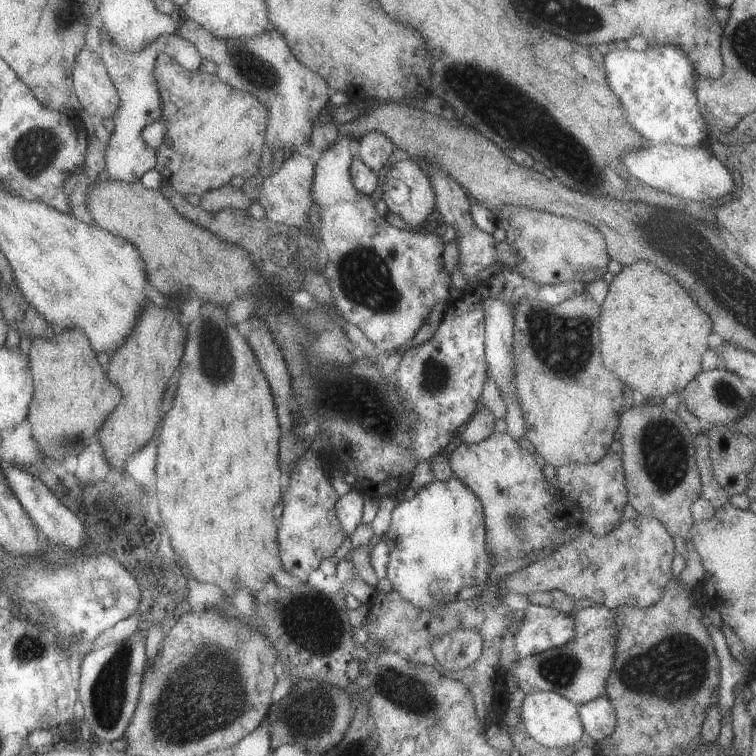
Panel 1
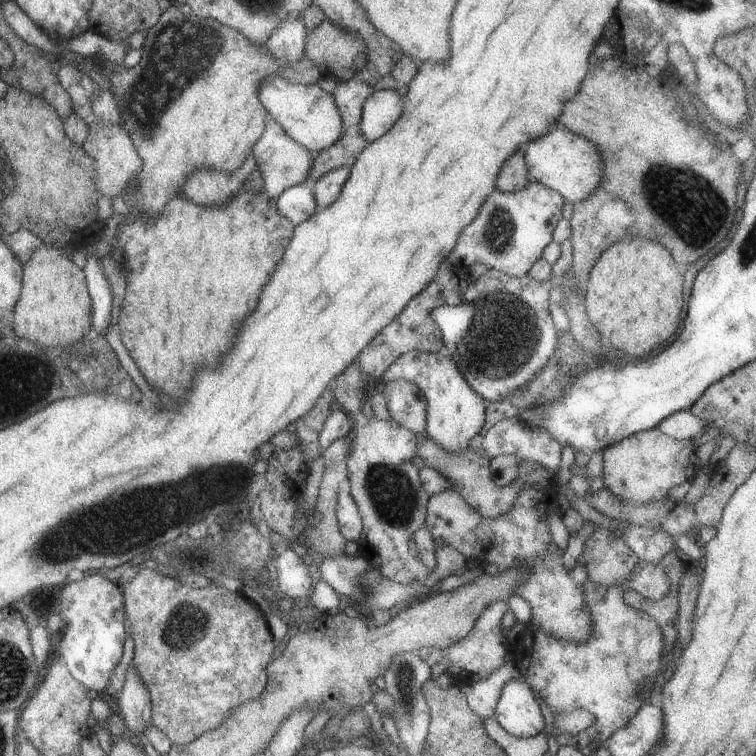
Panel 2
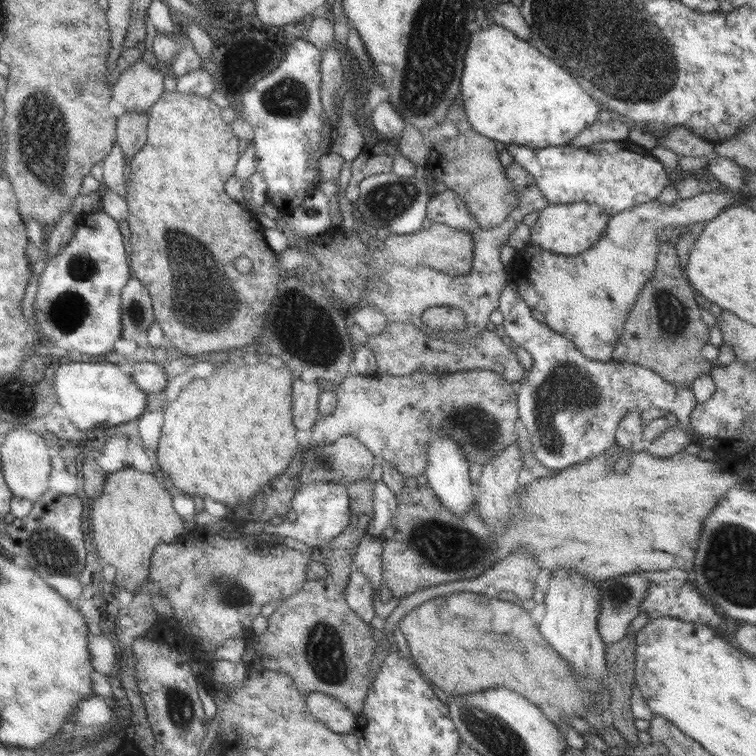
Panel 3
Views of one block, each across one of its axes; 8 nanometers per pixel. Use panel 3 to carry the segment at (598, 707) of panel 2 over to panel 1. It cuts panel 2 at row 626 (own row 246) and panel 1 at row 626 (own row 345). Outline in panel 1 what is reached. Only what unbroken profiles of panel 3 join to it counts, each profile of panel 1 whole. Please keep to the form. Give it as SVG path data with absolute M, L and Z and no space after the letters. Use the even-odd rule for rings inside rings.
M594 603L573 615L575 638L567 644L519 657L510 668L518 688L528 695L535 691L551 691L579 706L601 696L605 690L607 674L613 666L615 654L614 611Z

